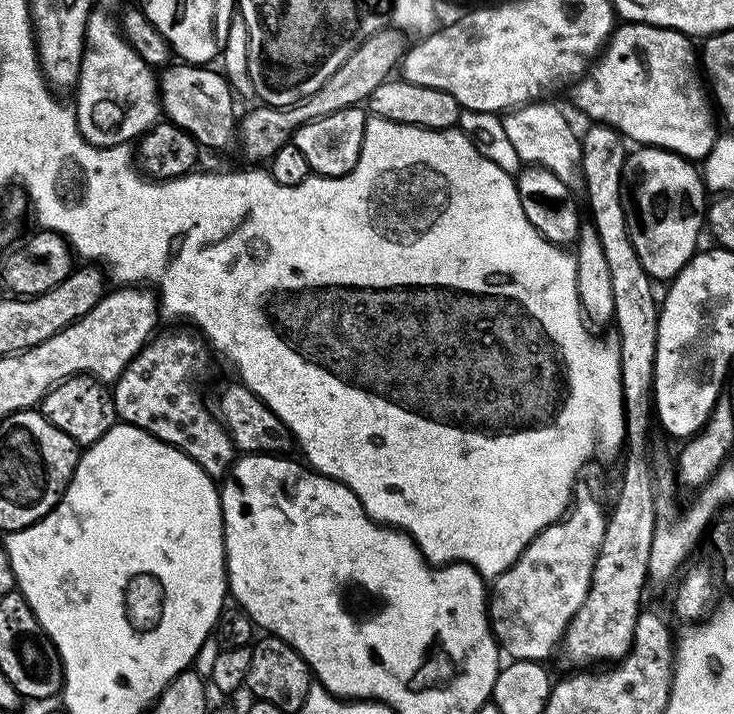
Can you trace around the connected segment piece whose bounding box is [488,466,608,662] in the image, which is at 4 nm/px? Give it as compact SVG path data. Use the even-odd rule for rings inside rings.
M589 466L580 474L576 482L574 499L561 520L554 521L546 530L542 530L522 550L522 554L502 574L494 577L490 584L488 598L488 620L492 624L492 633L500 651L508 660L547 661L552 651L561 647L564 631L570 626L574 614L586 602L598 550L602 546L602 534L606 534L608 518L606 504L600 501L604 492L604 480L596 466Z

